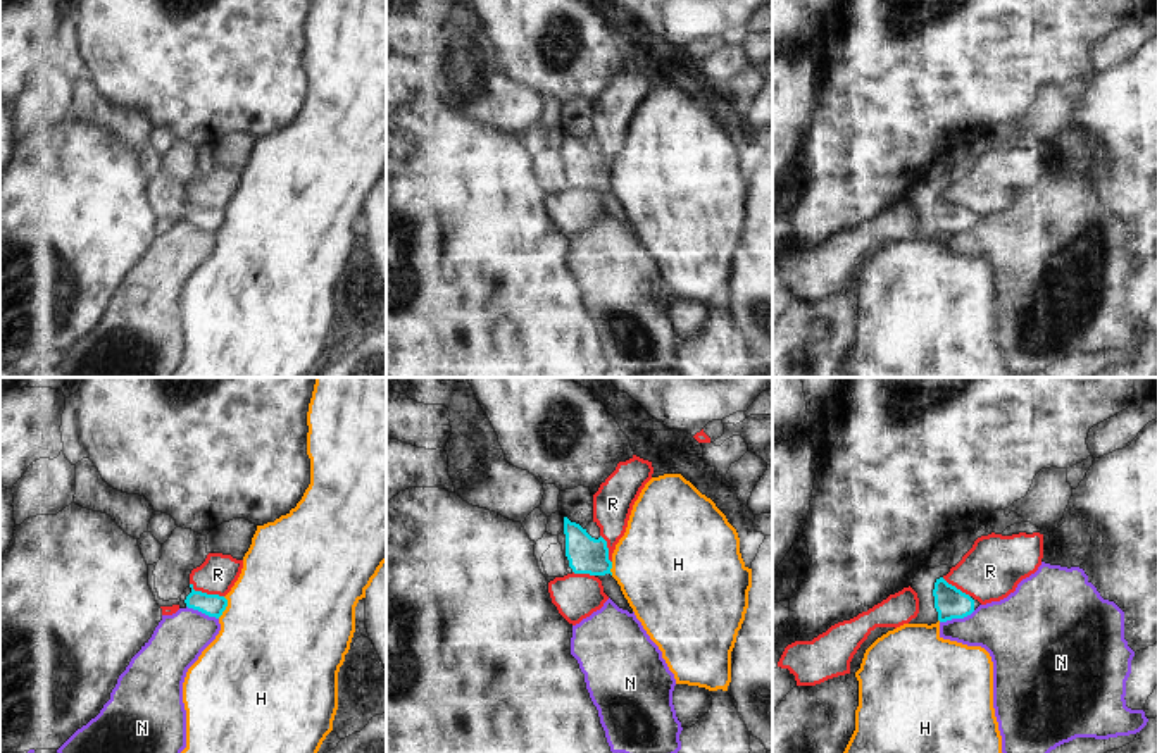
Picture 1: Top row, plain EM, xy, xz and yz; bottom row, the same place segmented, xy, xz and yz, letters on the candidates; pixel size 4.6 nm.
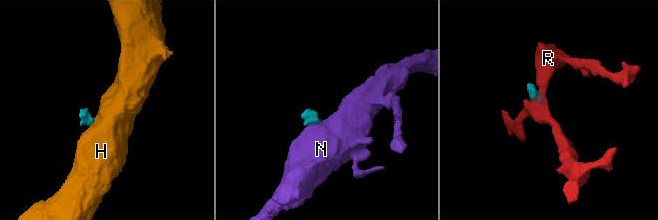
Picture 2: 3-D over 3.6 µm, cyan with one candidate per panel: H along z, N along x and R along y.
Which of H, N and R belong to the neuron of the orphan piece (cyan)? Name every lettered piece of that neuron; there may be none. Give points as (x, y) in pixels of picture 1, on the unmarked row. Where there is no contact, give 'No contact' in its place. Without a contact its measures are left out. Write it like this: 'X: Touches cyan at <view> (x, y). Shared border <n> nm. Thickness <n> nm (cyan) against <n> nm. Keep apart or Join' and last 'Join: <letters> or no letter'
H: Touches cyan at xy (226, 219). Shared border 110 nm. Thickness 110 nm (cyan) against 500 nm. Keep apart
N: Touches cyan at yz (957, 231). Shared border 180 nm. Thickness 140 nm (cyan) against 280 nm. Keep apart
R: Touches cyan at xy (206, 207). Shared border 170 nm. Thickness 110 nm (cyan) against 180 nm. Keep apart
Join: no letter

